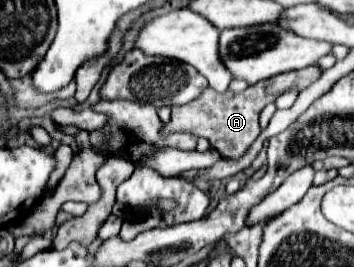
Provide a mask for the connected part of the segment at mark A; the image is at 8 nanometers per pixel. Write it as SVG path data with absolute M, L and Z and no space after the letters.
M310 66L304 70L284 72L284 74L268 78L268 80L256 82L238 94L234 94L232 90L226 90L224 94L214 94L214 90L208 86L196 100L192 100L186 106L180 106L178 108L180 116L174 120L174 124L166 124L164 130L168 130L168 132L192 132L196 136L204 136L210 140L212 150L216 150L220 154L220 158L240 160L260 134L258 116L260 116L262 108L268 102L274 102L290 86L290 82L300 84L302 80L308 80L308 84L310 84L312 80L316 80L316 76L320 76L318 66Z

